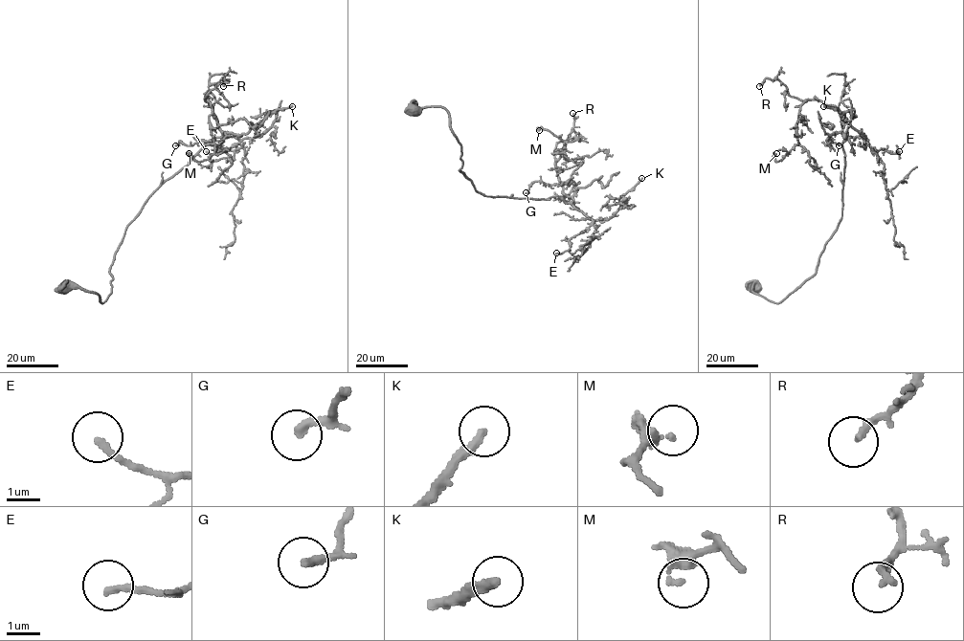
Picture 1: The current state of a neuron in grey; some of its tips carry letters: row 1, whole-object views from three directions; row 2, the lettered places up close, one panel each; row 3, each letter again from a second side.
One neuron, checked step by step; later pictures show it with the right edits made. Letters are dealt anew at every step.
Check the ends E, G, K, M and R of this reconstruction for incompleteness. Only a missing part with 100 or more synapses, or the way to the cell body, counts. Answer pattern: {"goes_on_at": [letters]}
{"goes_on_at": ["K"]}

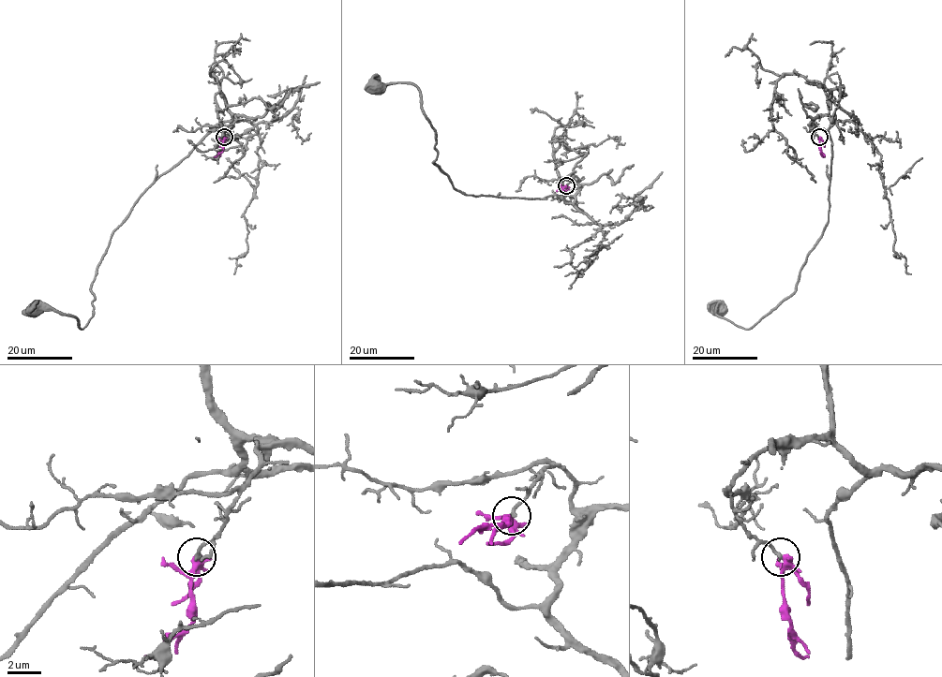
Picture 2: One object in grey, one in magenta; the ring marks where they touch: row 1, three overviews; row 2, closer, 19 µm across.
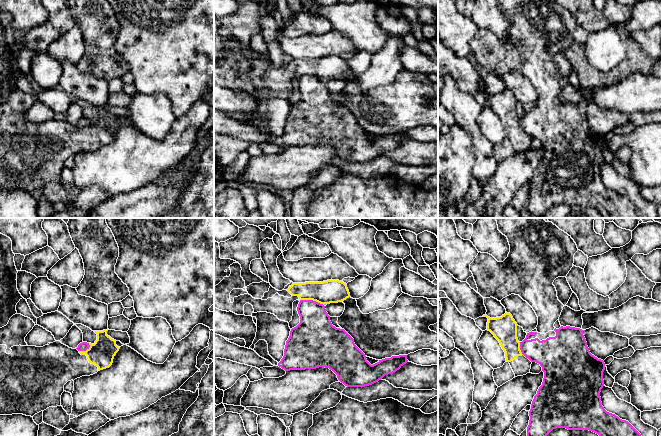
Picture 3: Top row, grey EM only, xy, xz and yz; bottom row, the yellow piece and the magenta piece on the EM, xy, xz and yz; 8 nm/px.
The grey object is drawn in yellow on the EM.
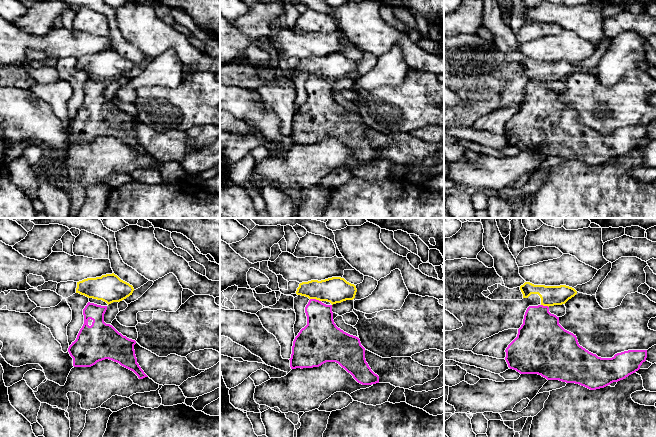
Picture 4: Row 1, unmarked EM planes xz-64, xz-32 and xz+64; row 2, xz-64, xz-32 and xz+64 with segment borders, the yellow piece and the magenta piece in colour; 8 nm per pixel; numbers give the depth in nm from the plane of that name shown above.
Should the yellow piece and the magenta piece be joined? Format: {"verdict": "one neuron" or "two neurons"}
{"verdict": "two neurons"}

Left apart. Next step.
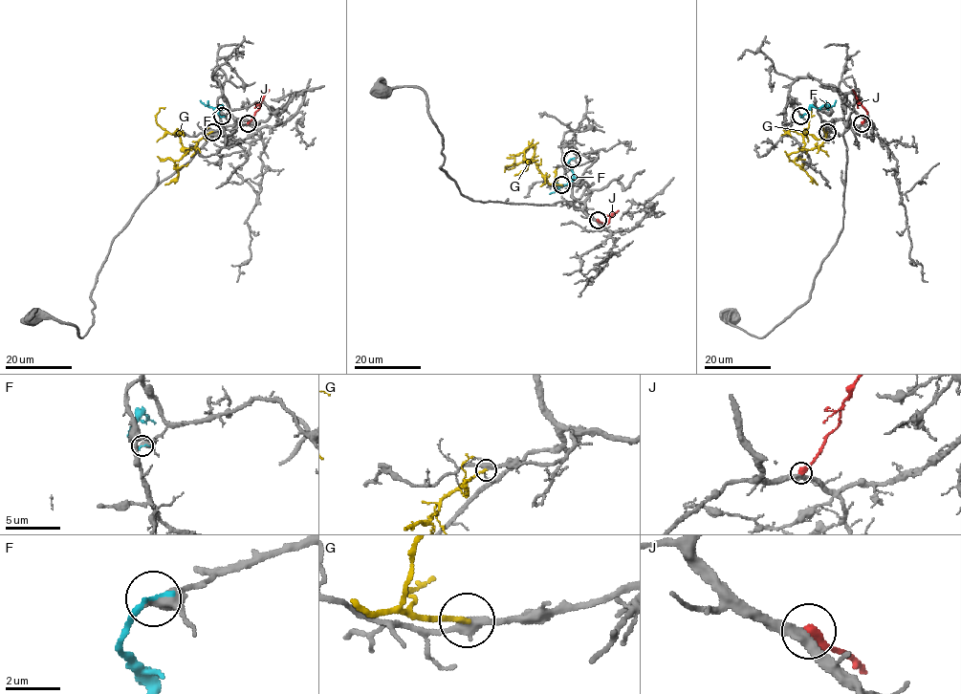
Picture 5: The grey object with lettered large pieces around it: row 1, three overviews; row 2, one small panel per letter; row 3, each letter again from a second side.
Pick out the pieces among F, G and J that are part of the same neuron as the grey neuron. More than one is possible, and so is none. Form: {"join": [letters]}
{"join": ["G"]}

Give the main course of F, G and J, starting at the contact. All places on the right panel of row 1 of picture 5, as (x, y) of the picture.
F: (800, 117), (811, 106), (827, 108), (836, 100)
G: (827, 131), (826, 139), (820, 145), (788, 155), (818, 184)
J: (862, 123), (867, 111), (852, 90)

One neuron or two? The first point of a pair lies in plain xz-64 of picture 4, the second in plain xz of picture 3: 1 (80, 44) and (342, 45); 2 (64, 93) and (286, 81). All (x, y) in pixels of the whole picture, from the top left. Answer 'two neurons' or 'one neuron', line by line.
1: one neuron
2: two neurons

